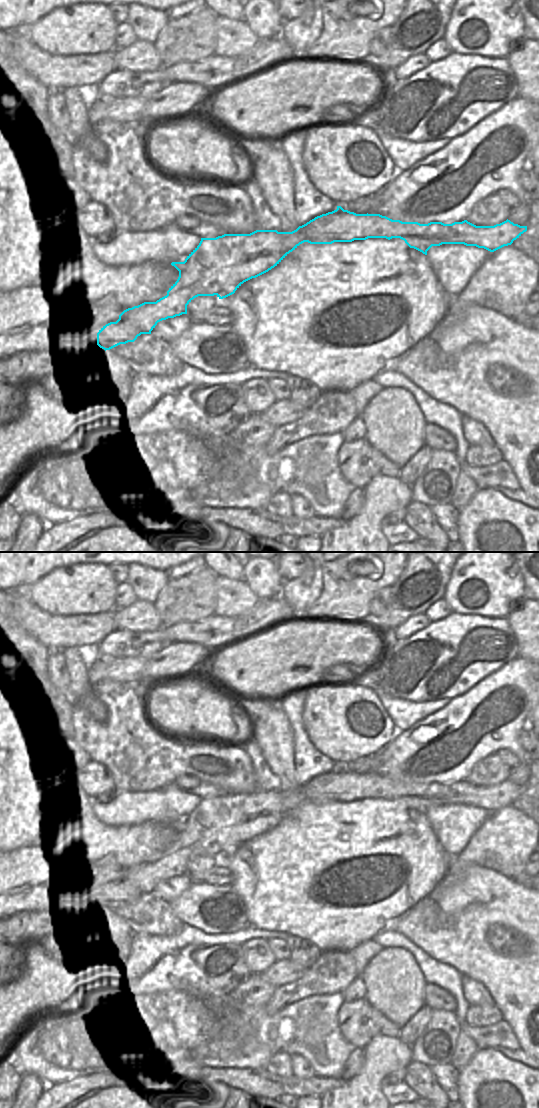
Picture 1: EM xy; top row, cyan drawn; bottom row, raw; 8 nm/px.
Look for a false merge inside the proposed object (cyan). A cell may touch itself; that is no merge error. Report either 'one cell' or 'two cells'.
one cell

